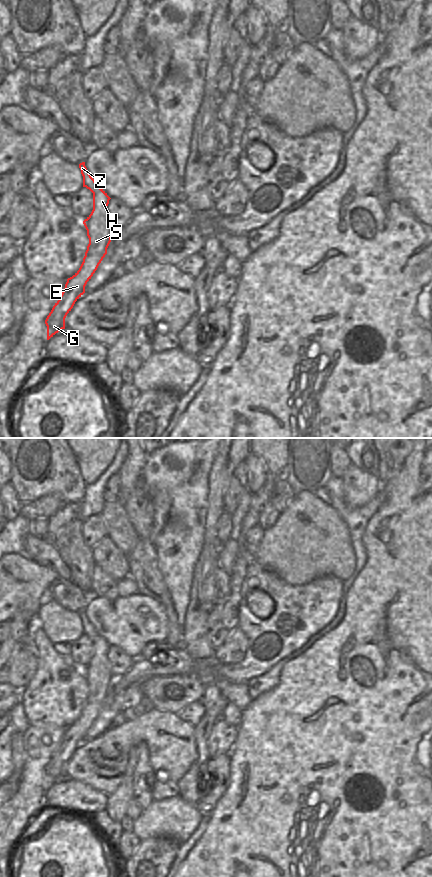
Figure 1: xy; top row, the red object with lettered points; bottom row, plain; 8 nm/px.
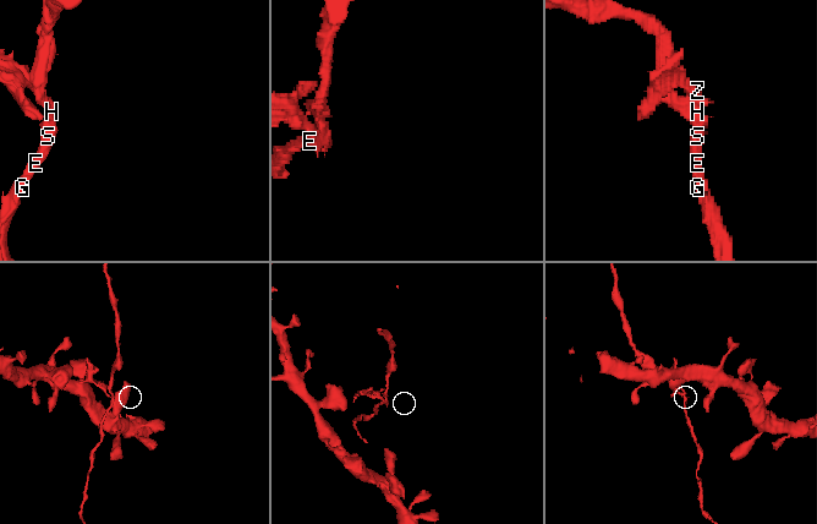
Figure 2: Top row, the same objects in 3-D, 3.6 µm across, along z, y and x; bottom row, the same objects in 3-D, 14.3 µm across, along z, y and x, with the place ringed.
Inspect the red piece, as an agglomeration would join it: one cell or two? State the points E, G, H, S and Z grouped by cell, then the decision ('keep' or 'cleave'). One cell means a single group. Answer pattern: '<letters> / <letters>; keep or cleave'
E G H S / Z; cleave

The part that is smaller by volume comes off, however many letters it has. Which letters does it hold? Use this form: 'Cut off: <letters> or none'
Cut off: Z

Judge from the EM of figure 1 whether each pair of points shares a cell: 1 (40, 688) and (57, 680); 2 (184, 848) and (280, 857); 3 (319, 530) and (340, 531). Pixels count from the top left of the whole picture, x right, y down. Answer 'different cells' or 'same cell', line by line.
1: same cell
2: different cells
3: same cell

